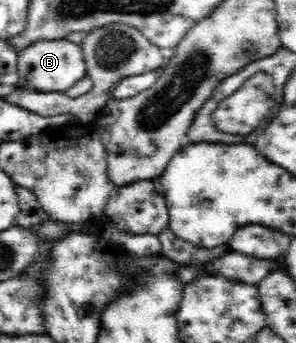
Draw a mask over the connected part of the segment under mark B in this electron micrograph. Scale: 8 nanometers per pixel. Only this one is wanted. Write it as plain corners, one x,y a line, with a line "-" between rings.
68,39
38,40
30,44
17,56
17,73
19,88
38,90
43,93
66,92
68,88
76,86
80,80
88,76
81,45
72,43

